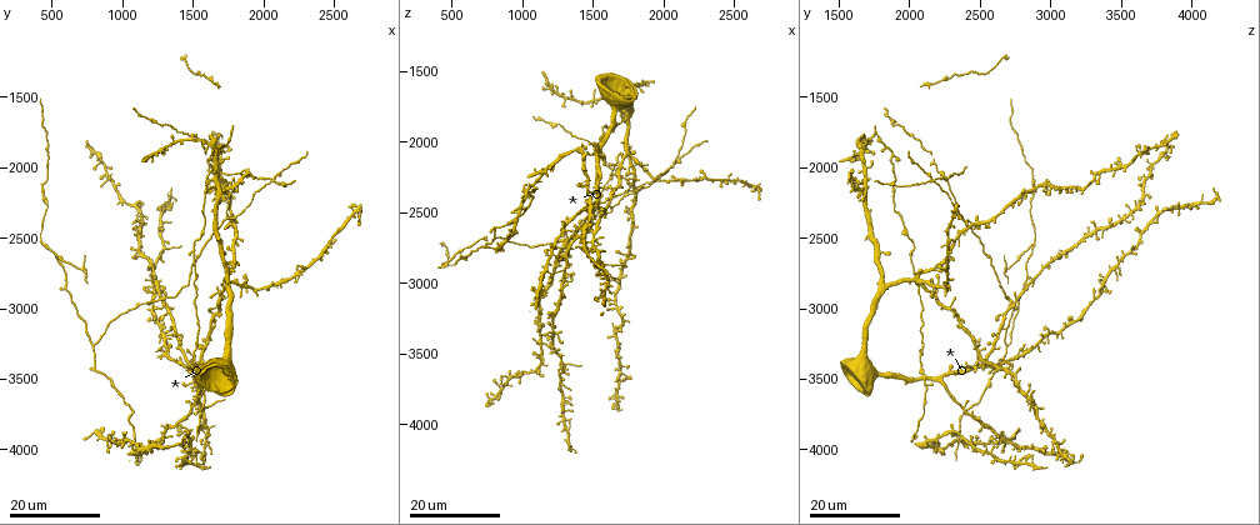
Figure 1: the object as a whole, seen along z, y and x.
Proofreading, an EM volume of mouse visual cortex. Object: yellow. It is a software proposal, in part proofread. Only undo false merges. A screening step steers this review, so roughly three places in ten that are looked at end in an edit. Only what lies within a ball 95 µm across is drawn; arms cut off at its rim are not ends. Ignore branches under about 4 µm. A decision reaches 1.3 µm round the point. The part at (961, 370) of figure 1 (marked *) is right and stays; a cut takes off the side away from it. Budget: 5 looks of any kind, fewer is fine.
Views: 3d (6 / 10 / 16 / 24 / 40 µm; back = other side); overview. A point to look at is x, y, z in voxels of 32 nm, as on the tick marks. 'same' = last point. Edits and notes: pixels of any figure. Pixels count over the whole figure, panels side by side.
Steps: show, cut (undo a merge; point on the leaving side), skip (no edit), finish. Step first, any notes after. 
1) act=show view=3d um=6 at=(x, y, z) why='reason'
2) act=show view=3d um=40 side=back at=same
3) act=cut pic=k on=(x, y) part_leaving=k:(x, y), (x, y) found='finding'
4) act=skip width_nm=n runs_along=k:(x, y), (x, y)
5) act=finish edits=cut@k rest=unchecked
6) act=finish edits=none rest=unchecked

act=show view=3d um=16 at=(1760, 2360, 2380) why='three arms meet'

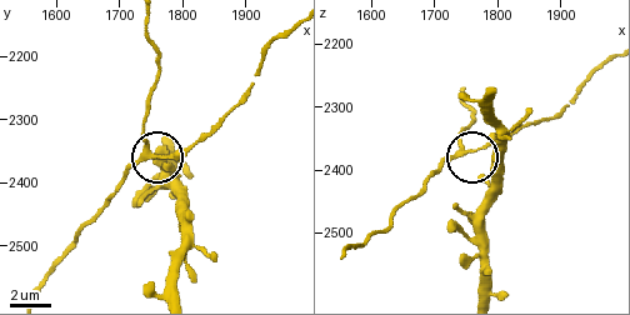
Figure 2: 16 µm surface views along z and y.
act=show view=3d um=10 at=(1745, 2355, 2370)

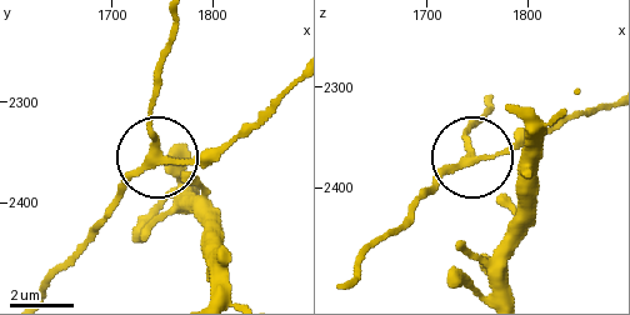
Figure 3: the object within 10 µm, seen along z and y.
act=skip side_arm_um=34 arms=3 found='one cell here'

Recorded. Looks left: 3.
act=show view=3d um=24 at=(2080, 2100, 2180) why='four arms meet'

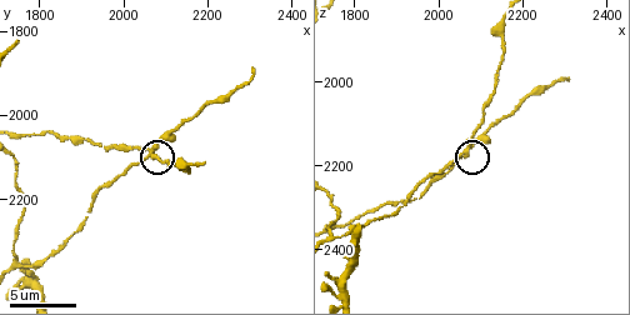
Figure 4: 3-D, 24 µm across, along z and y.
act=show view=3d um=6 at=(2060, 2090, 2180)

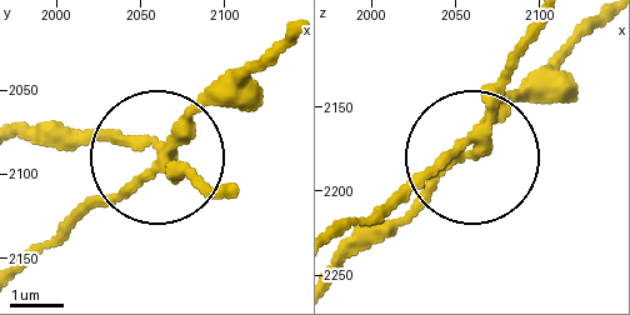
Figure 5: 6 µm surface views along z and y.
act=cut pic=5 on=(194, 184) side_arm_um=16 part_leaving=5:(479, 136), (344, 271) found='a second cell is stuck on'

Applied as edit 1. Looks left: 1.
act=finish edits=cut@5 rest=unchecked

